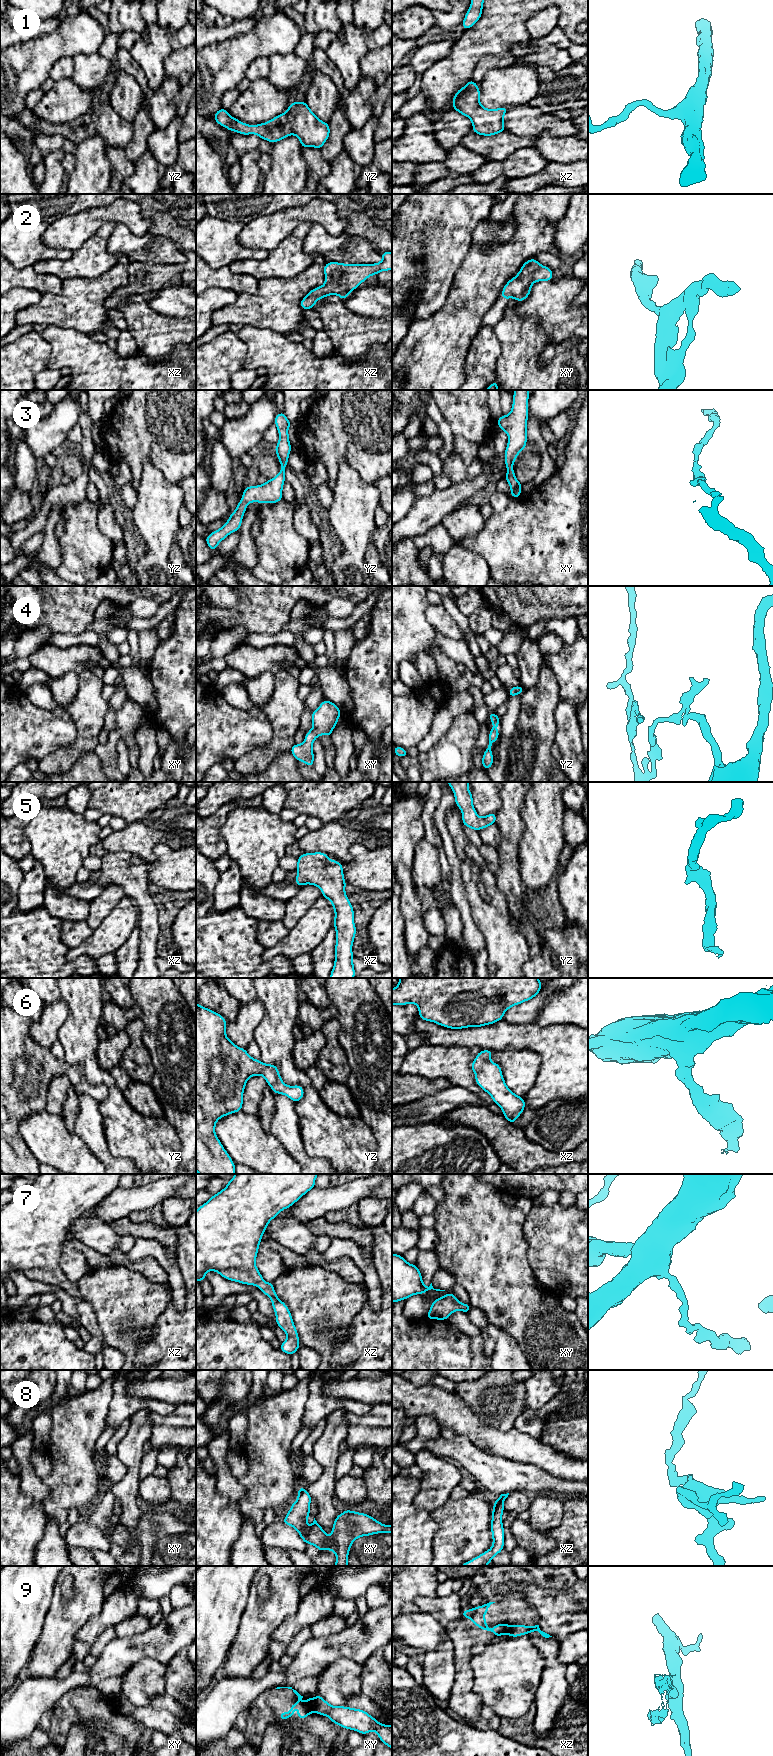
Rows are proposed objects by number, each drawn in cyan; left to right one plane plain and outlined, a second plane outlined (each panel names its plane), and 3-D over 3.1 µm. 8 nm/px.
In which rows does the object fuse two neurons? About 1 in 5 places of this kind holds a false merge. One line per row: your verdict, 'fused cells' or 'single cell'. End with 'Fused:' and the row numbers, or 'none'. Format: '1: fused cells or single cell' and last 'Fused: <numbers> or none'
1: single cell
2: single cell
3: single cell
4: single cell
5: single cell
6: single cell
7: single cell
8: single cell
9: fused cells
Fused: 9

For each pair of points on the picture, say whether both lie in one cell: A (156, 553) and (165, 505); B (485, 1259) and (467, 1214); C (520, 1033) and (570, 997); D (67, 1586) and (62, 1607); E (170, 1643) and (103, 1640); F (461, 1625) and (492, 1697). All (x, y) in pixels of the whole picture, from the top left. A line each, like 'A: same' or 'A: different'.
A: same
B: same
C: different
D: different
E: different
F: different

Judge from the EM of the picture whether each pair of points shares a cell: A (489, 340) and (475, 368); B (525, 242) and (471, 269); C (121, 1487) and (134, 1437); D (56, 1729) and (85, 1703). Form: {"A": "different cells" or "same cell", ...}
{"A": "same cell", "B": "same cell", "C": "same cell", "D": "same cell"}

